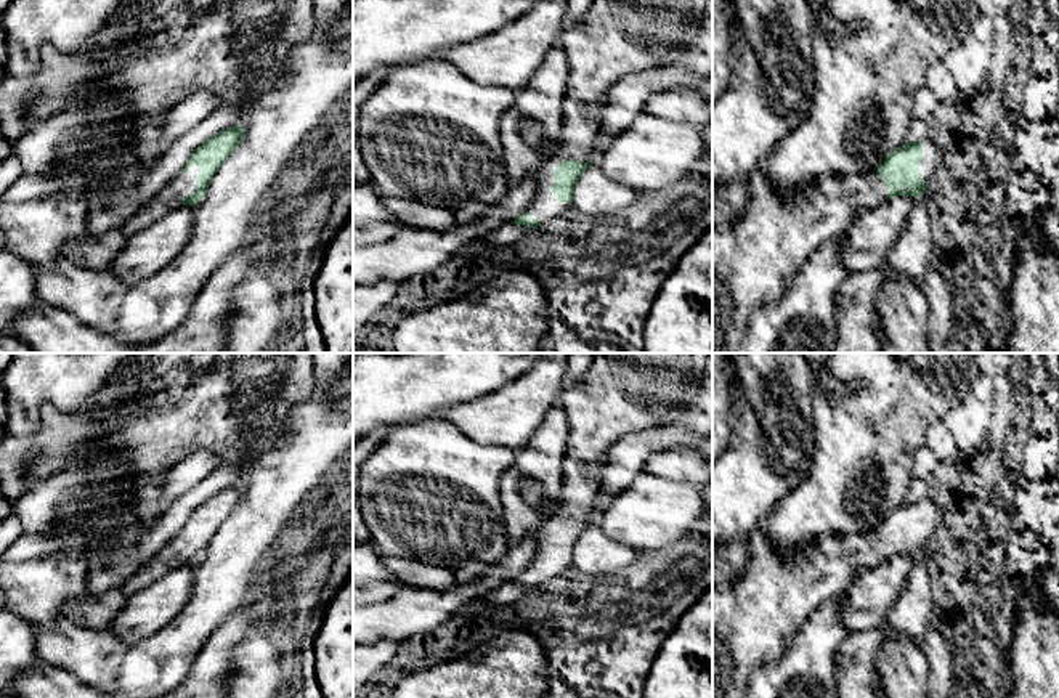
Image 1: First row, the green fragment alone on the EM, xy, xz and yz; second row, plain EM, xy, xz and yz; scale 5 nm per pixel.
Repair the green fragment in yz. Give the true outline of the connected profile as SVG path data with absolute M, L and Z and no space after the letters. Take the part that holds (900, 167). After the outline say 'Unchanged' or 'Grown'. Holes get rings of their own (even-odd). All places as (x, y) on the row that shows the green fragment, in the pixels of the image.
M931 138L905 141L874 170L807 181L791 202L781 199L765 168L754 170L743 215L735 223L712 225L712 353L743 353L754 311L781 298L789 271L801 270L818 247L844 234L860 212L892 197L924 194L939 164L940 152Z. Grown

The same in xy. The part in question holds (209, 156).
M237 125L221 130L197 146L181 172L125 223L120 229L125 237L149 228L181 205L199 204L213 175L244 138L245 130Z. Grown

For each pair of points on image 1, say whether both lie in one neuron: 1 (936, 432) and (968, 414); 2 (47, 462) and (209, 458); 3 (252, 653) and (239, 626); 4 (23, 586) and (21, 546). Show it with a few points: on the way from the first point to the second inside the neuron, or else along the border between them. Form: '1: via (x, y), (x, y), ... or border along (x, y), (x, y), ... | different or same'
1: border along (942, 419), (958, 450) | different
2: border along (201, 448), (210, 448), (220, 462) | different
3: border along (260, 633), (236, 649), (231, 674) | different
4: border along (56, 552), (16, 562) | different

